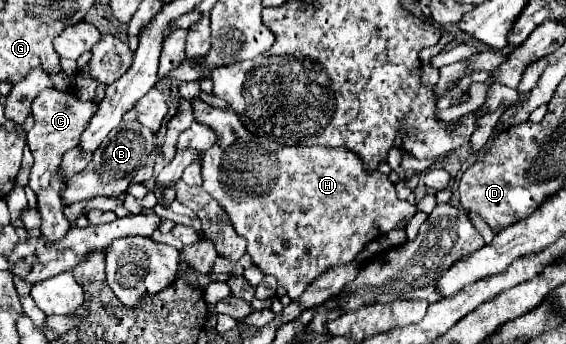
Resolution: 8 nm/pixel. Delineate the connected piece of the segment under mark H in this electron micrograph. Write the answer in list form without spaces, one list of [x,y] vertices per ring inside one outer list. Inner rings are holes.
[[[194,100],[192,104],[194,104],[194,118],[196,118],[198,122],[210,126],[210,128],[218,134],[216,144],[214,144],[212,148],[208,148],[208,150],[202,154],[202,160],[200,160],[200,164],[202,164],[202,176],[204,176],[204,184],[202,184],[204,190],[224,208],[224,212],[228,214],[232,226],[234,226],[234,230],[236,230],[242,238],[246,238],[246,242],[248,242],[246,254],[250,254],[252,262],[254,262],[264,274],[276,276],[278,286],[282,286],[282,288],[286,290],[286,294],[288,294],[292,300],[298,300],[298,296],[306,290],[306,284],[310,284],[310,280],[318,278],[322,272],[326,272],[326,268],[328,268],[330,264],[348,264],[348,262],[352,262],[352,260],[356,258],[356,254],[362,252],[362,248],[364,248],[368,242],[376,240],[378,236],[388,234],[390,230],[402,230],[402,228],[406,228],[406,224],[410,222],[410,218],[416,214],[416,206],[408,204],[406,200],[398,200],[398,198],[396,198],[394,184],[388,180],[388,176],[380,174],[378,170],[376,170],[376,172],[366,172],[366,170],[362,168],[362,160],[360,160],[356,154],[352,154],[350,150],[346,150],[346,148],[278,146],[278,144],[274,144],[272,140],[260,140],[258,136],[254,138],[254,136],[242,126],[242,122],[238,120],[238,116],[236,116],[236,112],[234,112],[232,108],[230,108],[230,110],[216,110],[214,106],[210,106],[210,104],[202,102],[202,100]]]

